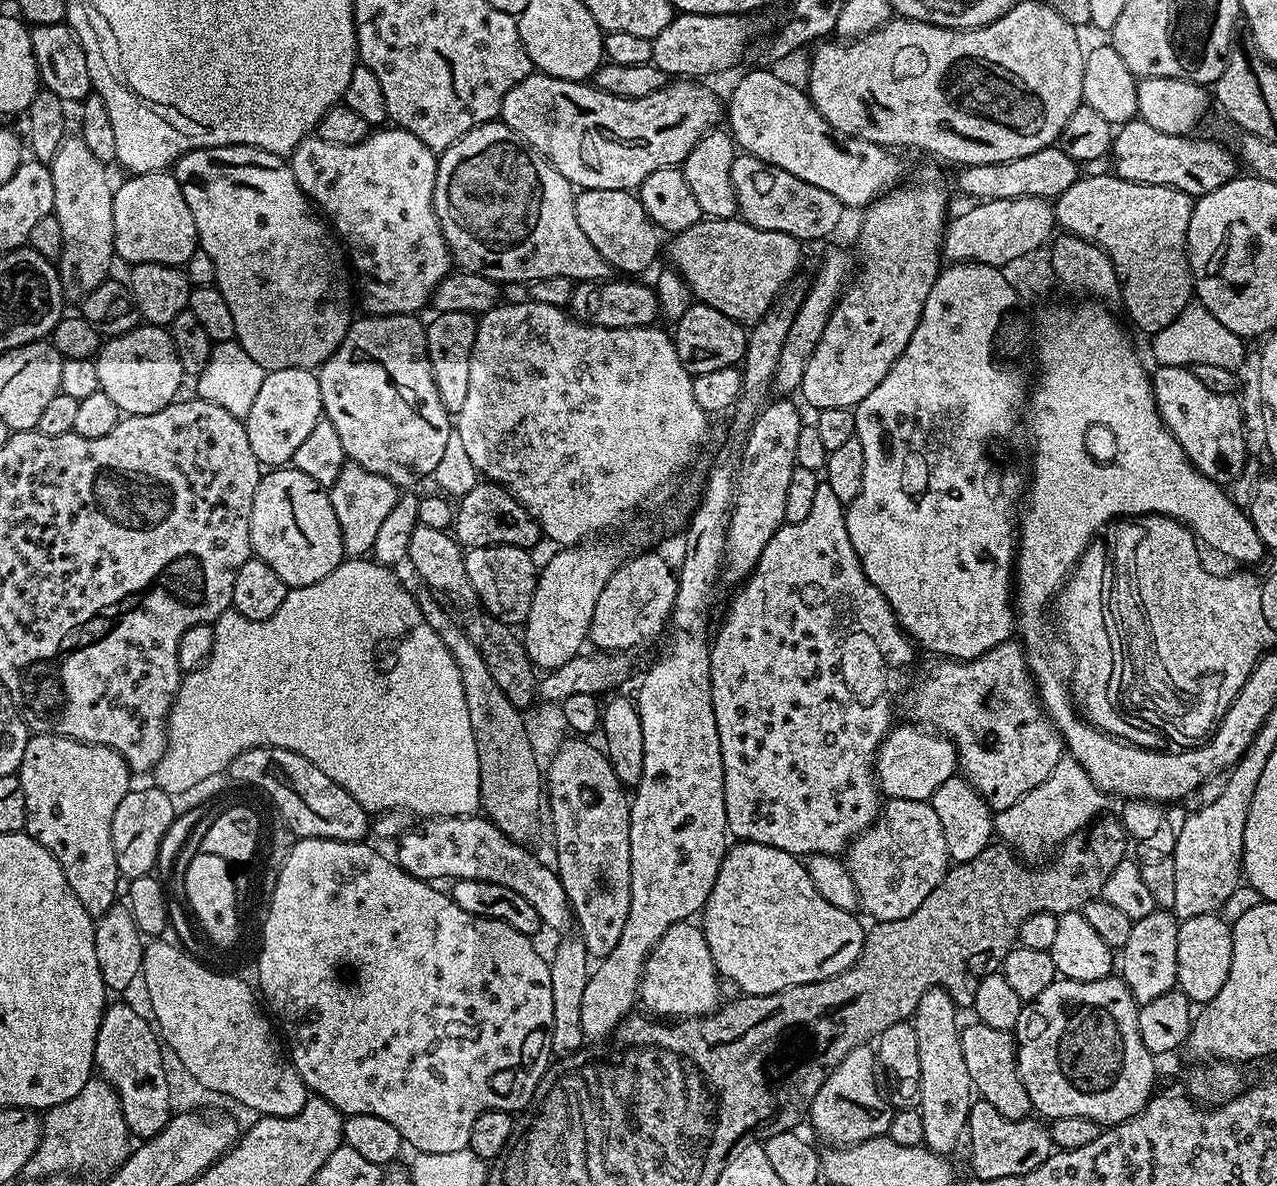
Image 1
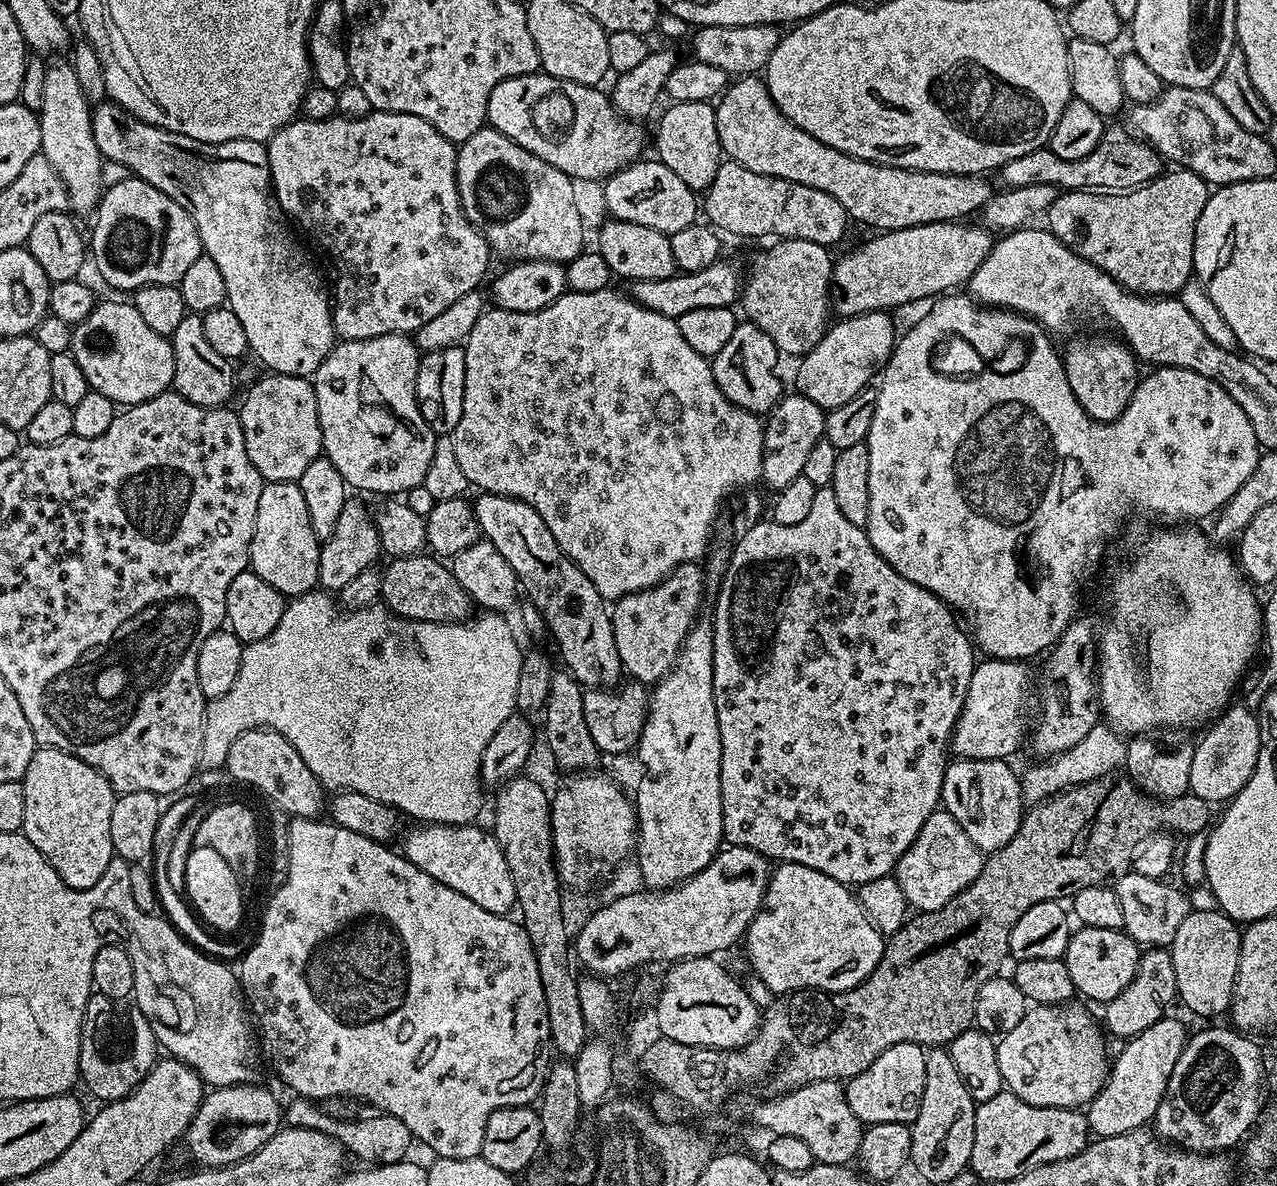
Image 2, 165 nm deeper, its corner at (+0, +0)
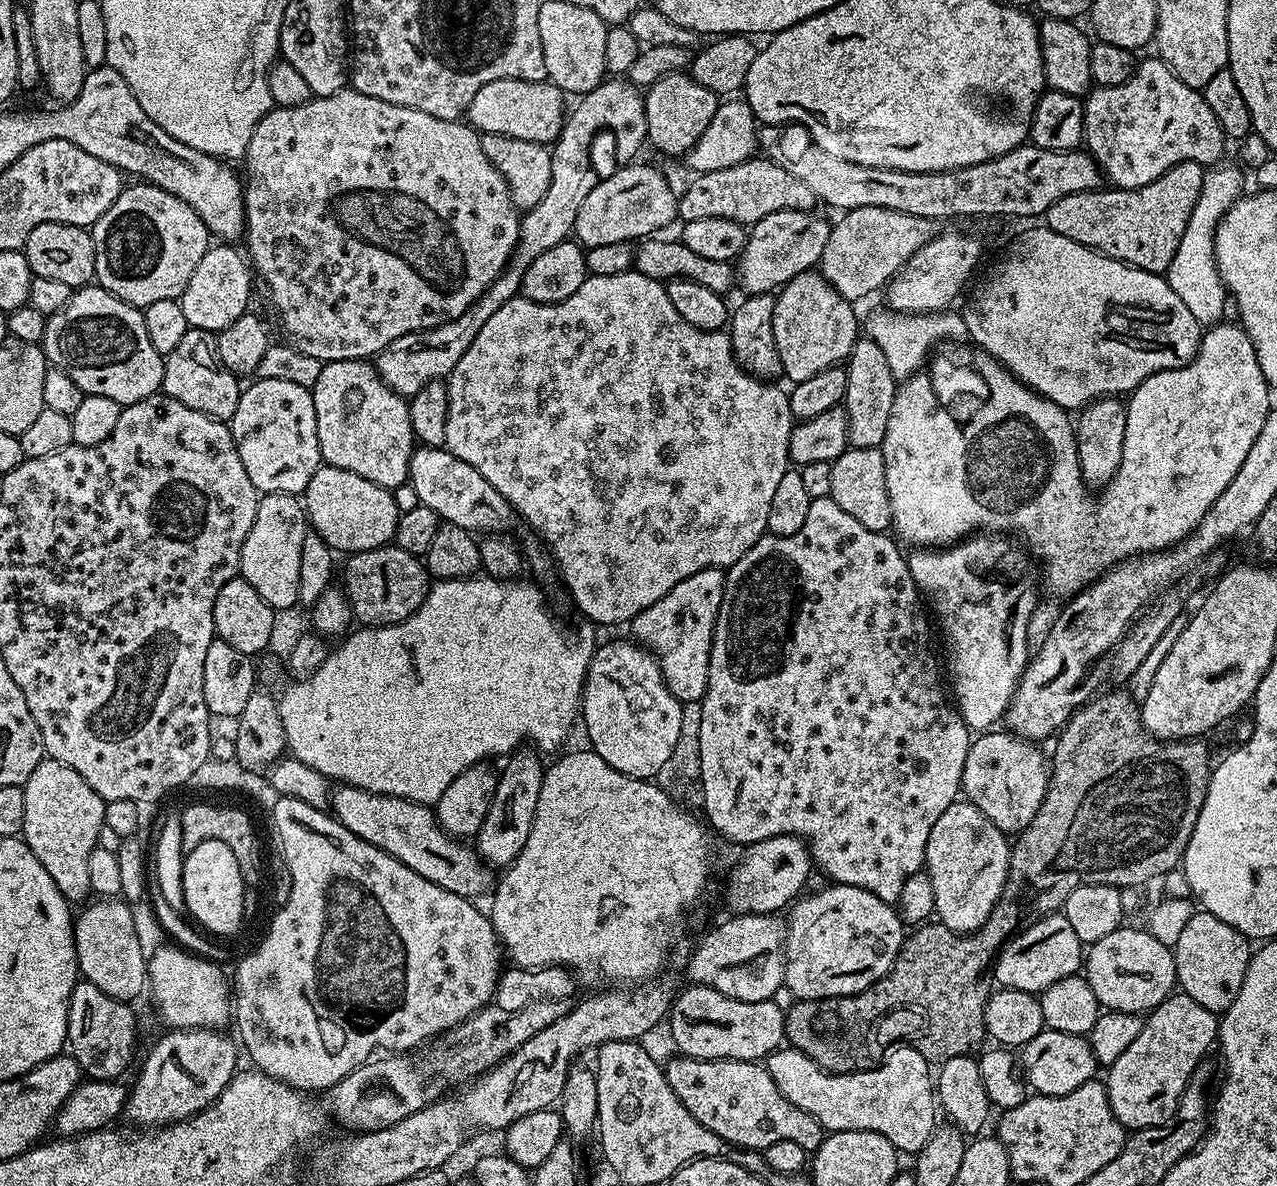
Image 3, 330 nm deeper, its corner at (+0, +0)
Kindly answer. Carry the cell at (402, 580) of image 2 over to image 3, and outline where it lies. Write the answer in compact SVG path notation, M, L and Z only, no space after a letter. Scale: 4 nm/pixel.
M385 546L369 552L353 552L347 560L348 565L344 568L342 587L348 593L353 617L361 625L382 628L385 624L397 624L410 618L410 614L414 614L422 606L430 587L430 577L421 557L412 556L406 550L395 546Z

